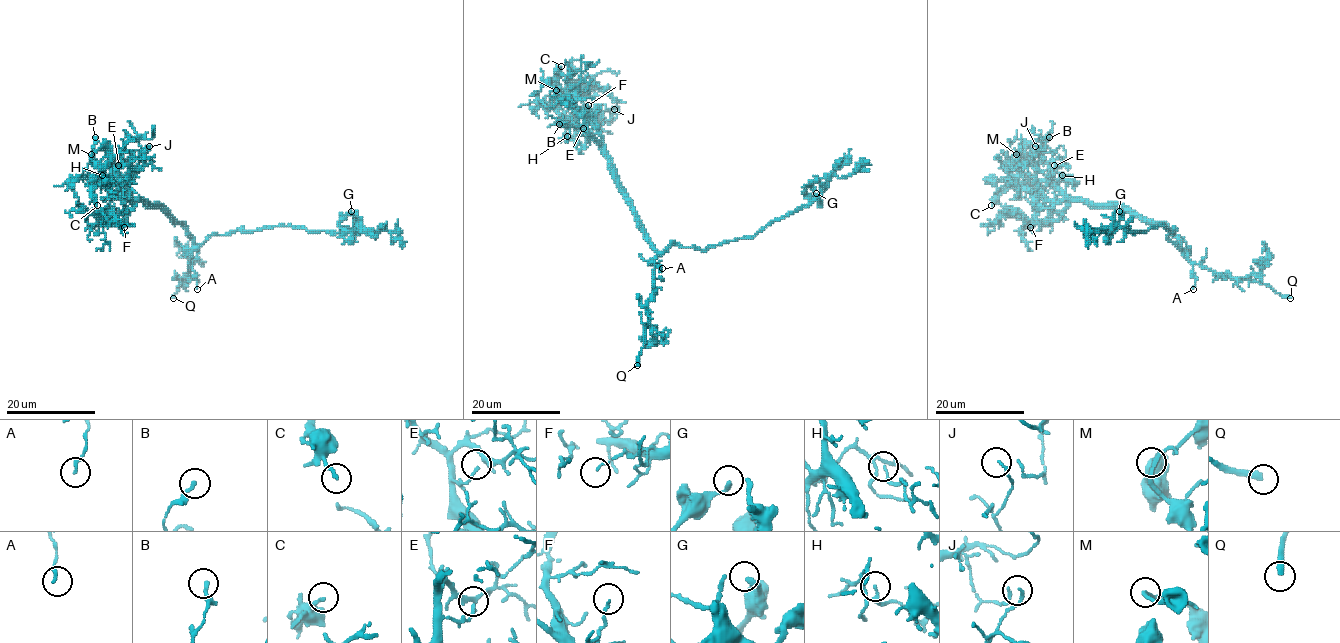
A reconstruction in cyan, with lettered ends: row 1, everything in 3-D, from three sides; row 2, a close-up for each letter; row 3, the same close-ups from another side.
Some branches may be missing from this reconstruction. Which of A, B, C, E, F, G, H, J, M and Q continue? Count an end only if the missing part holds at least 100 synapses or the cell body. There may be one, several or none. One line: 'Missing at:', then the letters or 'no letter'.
Missing at: Q

